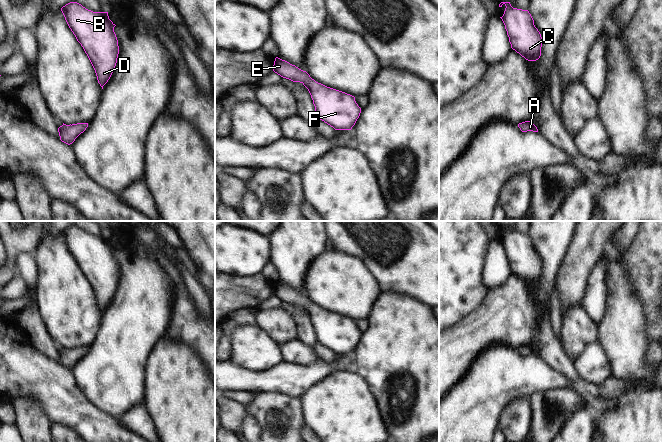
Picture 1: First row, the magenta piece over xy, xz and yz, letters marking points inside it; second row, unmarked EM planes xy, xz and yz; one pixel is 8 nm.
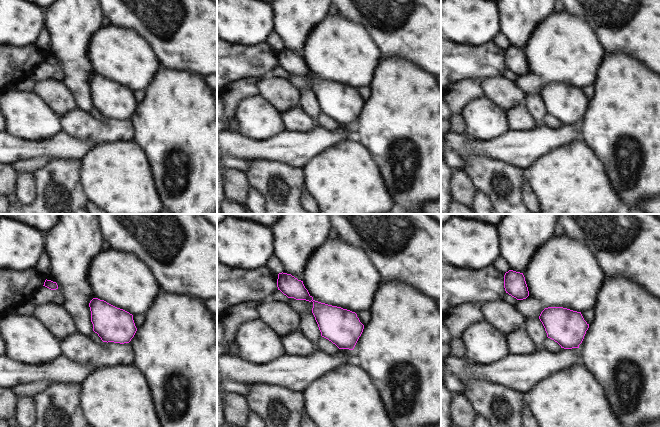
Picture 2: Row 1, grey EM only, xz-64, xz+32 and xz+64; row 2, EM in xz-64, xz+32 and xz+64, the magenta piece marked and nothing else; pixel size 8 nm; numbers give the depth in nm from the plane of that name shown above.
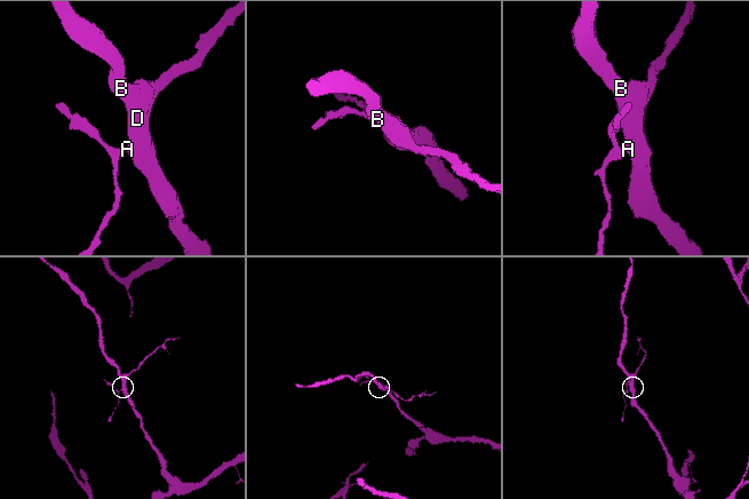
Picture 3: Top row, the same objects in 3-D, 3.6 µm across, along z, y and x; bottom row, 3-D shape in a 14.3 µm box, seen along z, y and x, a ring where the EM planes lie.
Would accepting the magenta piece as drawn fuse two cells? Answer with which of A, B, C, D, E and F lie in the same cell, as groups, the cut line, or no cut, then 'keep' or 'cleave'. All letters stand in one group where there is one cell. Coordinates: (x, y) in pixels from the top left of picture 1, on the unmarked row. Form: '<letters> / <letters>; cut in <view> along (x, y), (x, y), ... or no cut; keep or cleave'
A B C D E F; no cut; keep

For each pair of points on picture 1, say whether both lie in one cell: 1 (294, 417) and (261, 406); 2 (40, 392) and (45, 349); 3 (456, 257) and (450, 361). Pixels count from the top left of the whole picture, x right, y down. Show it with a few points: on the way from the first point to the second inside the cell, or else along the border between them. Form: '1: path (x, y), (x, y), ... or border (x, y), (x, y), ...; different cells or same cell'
1: path (286, 417), (280, 417), (269, 409); same cell
2: border (27, 338), (39, 352), (59, 364); different cells
3: border (472, 312), (449, 327); different cells

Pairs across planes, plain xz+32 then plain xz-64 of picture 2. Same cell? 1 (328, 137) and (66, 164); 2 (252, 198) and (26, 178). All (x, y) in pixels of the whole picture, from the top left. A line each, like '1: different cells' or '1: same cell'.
1: different cells
2: same cell

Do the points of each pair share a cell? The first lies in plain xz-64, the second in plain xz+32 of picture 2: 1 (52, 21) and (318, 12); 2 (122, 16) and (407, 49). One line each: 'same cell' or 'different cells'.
1: same cell
2: same cell

